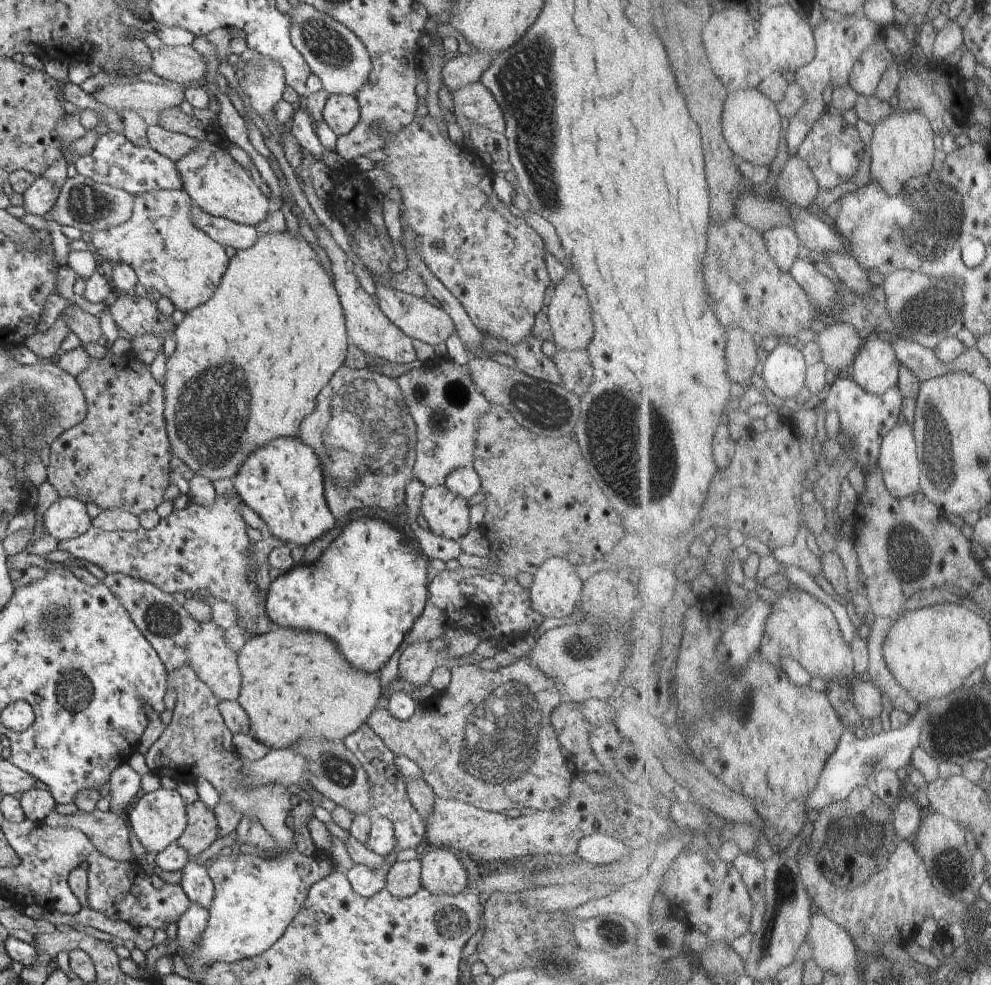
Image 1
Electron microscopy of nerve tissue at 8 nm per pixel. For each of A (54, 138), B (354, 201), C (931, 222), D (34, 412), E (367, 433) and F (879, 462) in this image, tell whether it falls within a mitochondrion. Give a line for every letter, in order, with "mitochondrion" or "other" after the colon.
A: other
B: other
C: mitochondrion
D: mitochondrion
E: mitochondrion
F: other

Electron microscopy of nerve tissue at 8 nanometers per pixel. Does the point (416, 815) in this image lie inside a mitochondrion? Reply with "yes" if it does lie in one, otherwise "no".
no

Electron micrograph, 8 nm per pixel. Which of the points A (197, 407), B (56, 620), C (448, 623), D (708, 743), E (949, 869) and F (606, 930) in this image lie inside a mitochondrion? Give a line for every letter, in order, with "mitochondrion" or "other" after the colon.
A: mitochondrion
B: mitochondrion
C: other
D: other
E: mitochondrion
F: mitochondrion

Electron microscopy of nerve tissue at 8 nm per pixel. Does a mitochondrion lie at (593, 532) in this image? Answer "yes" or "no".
no

